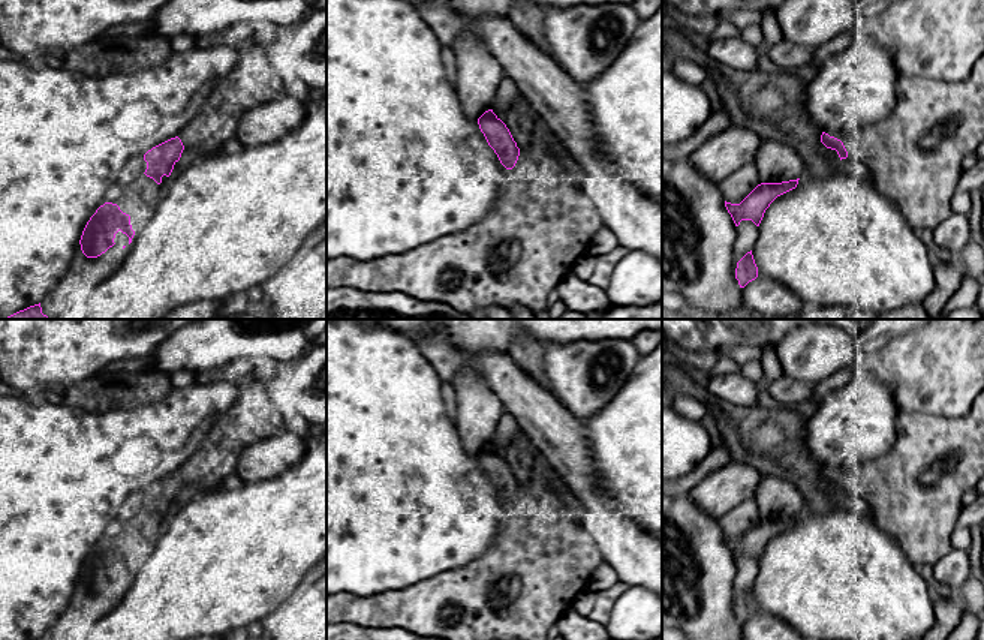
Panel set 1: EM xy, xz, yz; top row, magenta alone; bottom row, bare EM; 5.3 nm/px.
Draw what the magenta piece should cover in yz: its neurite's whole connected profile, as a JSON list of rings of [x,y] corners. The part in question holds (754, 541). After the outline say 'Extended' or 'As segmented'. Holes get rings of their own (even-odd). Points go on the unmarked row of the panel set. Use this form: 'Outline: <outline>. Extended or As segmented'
Outline: [[[800,514],[782,519],[761,519],[740,540],[725,537],[725,543],[735,562],[738,562],[741,556],[752,556],[756,562],[759,562],[770,540],[777,532],[795,525],[798,516]]]. As segmented

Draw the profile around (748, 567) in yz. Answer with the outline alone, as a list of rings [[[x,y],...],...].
[[[741,556],[737,562],[737,577],[732,589],[732,609],[735,612],[737,598],[752,586],[759,571],[758,562],[752,556]]]

